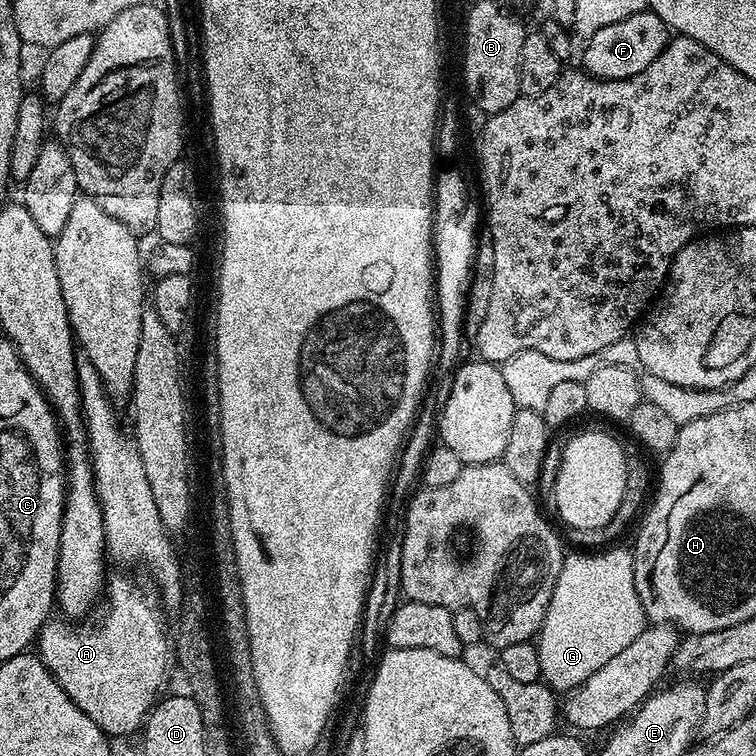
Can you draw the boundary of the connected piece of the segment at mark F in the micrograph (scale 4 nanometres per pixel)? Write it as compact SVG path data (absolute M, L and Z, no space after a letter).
M650 10L630 14L630 18L622 18L622 22L614 22L610 26L602 26L602 30L587 37L584 48L583 71L597 80L625 80L634 78L634 74L642 74L658 54L668 45L670 29L658 14Z

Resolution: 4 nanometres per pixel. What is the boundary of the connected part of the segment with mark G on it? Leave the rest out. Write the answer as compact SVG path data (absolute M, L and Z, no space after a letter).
M611 548L596 550L591 554L584 550L573 551L576 552L573 556L572 553L565 555L564 565L560 567L544 625L538 633L542 680L557 693L567 694L578 688L592 674L602 670L602 666L606 666L606 662L610 662L614 654L626 650L626 646L630 646L630 642L634 642L634 638L638 638L638 634L646 627L644 607L638 598L634 582L633 553L629 549L627 552L624 548Z

